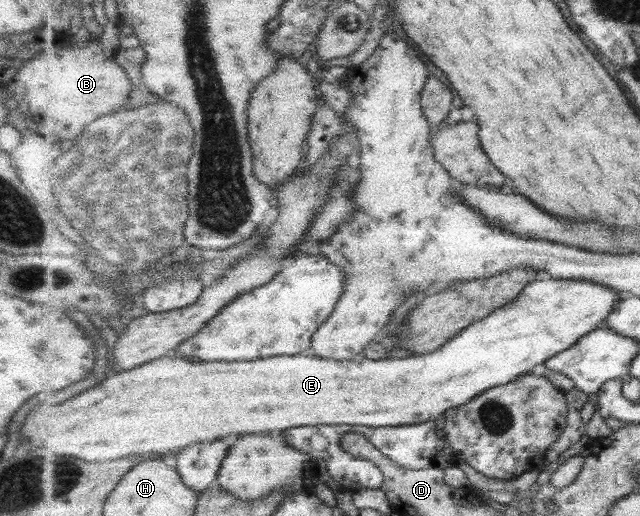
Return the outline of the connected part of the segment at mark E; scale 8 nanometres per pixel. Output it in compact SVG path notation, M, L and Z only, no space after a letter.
M544 277L534 280L525 285L522 293L507 303L504 307L494 310L492 314L487 315L484 319L465 327L460 333L457 333L453 339L449 339L440 349L429 354L411 355L405 358L384 358L375 360L366 356L361 356L354 360L337 360L326 359L322 356L314 355L288 355L280 354L273 358L257 359L254 361L238 362L219 362L219 361L202 361L180 358L178 356L168 355L165 358L158 358L151 362L139 365L128 371L114 372L108 374L102 383L96 384L96 387L88 389L88 393L80 393L76 395L70 403L62 403L56 407L38 407L38 411L30 411L28 419L24 417L24 423L20 425L20 437L16 437L17 443L28 443L30 447L40 447L46 451L56 451L58 455L72 455L78 459L90 459L90 461L110 461L110 459L120 459L120 457L128 457L128 455L142 455L142 453L162 453L166 455L172 452L178 454L181 450L194 446L198 443L212 443L217 440L224 440L225 437L234 434L278 434L285 430L290 430L292 427L302 426L318 426L318 425L342 425L349 426L366 425L370 427L388 427L388 426L406 426L418 423L426 423L427 421L436 421L440 419L445 412L465 405L471 399L477 397L491 387L498 385L506 385L513 382L515 378L521 377L526 373L530 374L532 369L540 363L545 363L548 359L561 354L563 351L569 350L576 342L584 338L591 331L602 326L603 321L613 312L614 306L621 302L624 295L611 287L598 285L591 281L582 281L575 279L554 279L552 277Z

